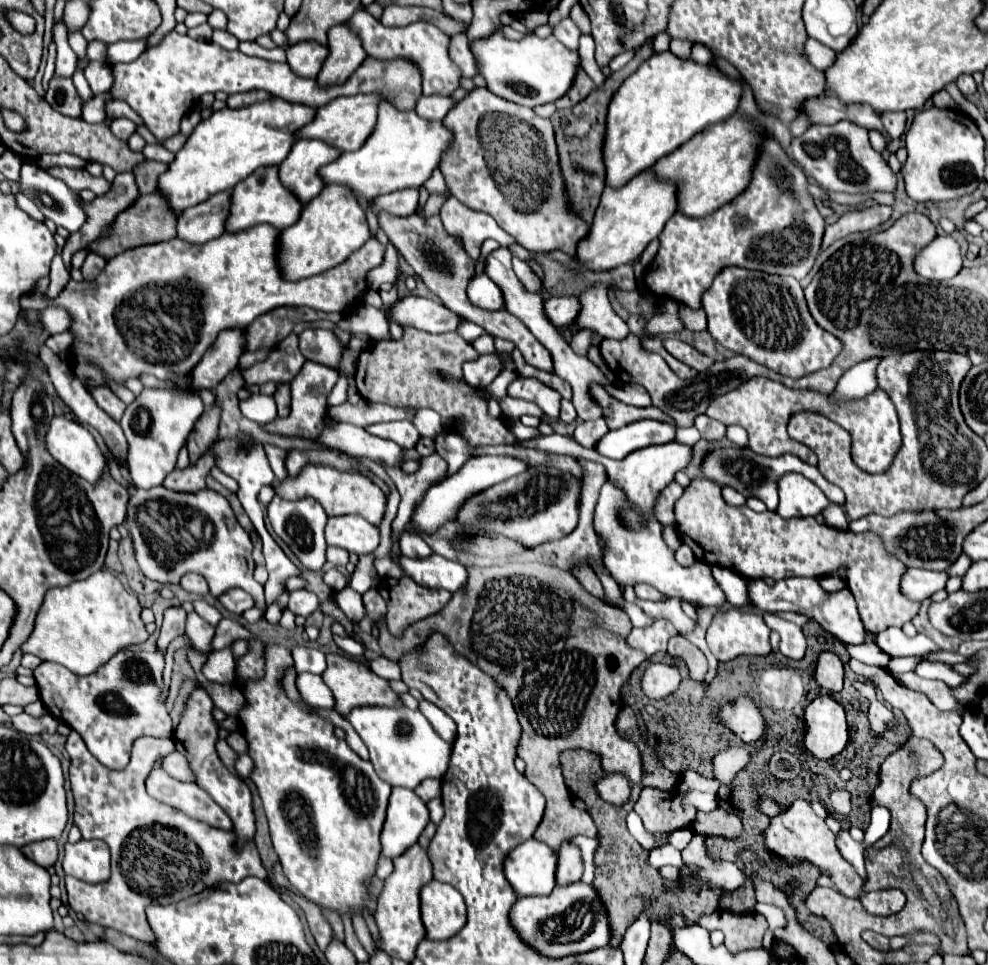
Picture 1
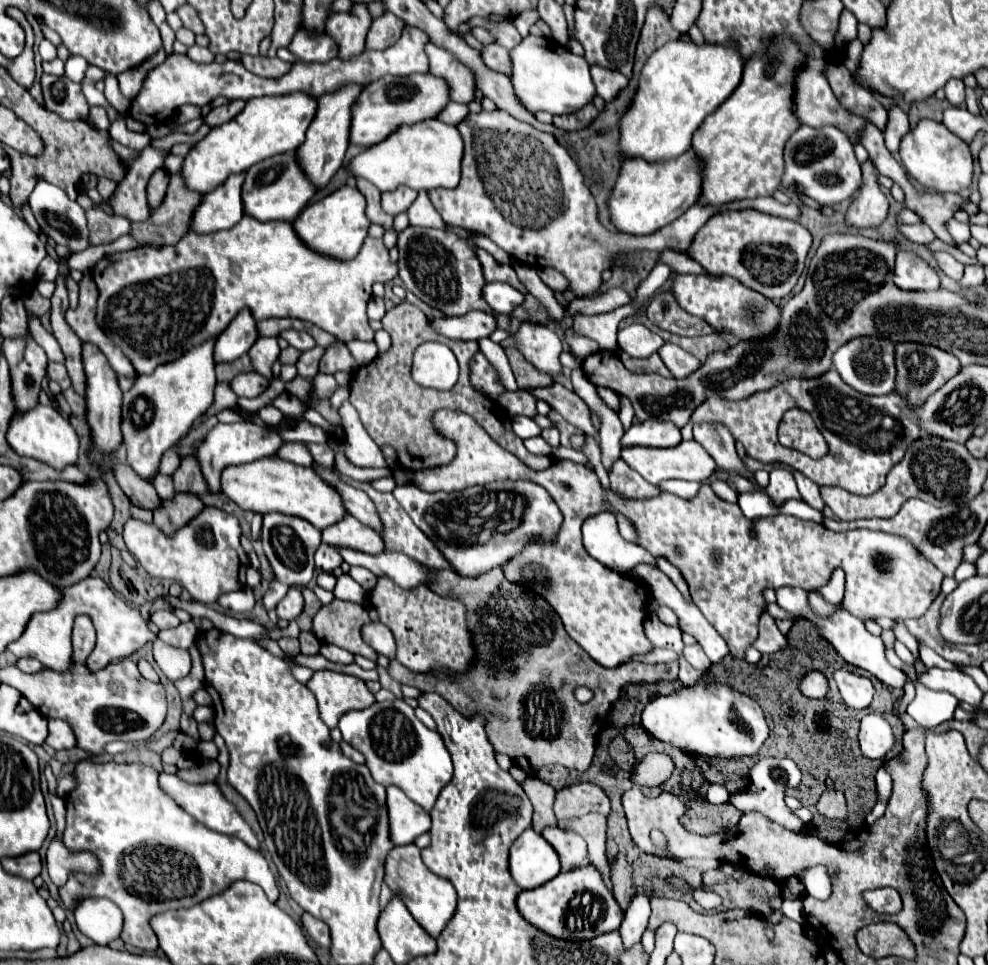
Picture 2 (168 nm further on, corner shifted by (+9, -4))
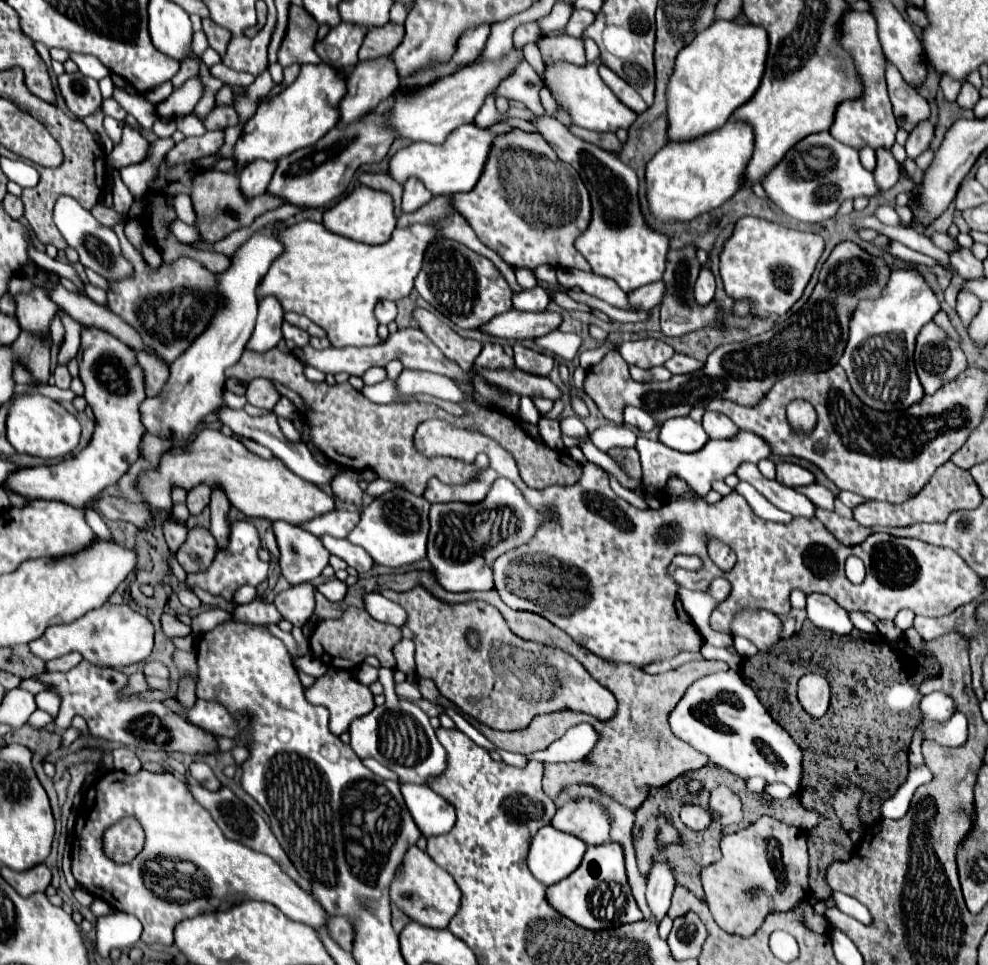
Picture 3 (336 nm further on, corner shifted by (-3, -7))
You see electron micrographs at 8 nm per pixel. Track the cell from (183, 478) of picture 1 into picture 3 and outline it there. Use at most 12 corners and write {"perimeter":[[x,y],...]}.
{"perimeter":[[204,527],[188,531],[176,551],[186,573],[212,563],[216,539]]}

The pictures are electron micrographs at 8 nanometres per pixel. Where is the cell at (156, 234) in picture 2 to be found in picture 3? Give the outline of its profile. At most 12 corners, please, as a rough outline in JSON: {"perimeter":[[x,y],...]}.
{"perimeter":[[198,173],[192,205],[202,241],[216,243],[282,205],[244,201],[232,173]]}

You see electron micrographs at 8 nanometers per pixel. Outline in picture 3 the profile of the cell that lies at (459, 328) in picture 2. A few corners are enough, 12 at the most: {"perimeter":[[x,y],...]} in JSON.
{"perimeter":[[510,309],[480,330],[501,339],[534,339],[554,331],[560,315]]}

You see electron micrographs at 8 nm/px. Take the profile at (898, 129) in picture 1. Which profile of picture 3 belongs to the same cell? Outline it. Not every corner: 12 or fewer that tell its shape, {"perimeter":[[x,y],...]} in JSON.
{"perimeter":[[920,121],[906,141],[908,157],[928,149],[934,125]]}

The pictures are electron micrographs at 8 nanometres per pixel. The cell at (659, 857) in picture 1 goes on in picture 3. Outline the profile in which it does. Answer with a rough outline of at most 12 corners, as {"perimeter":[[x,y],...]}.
{"perimeter":[[832,893],[836,907],[862,923],[870,921],[866,907],[860,901]]}

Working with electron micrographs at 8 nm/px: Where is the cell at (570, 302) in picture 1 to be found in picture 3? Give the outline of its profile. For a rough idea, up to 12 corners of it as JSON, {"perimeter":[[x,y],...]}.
{"perimeter":[[662,281],[628,293],[628,305],[650,311],[662,301]]}

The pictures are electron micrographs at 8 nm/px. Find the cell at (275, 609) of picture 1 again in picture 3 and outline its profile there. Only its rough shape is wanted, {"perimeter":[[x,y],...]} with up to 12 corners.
{"perimeter":[[284,521],[272,529],[290,585],[316,579],[330,557],[320,537]]}

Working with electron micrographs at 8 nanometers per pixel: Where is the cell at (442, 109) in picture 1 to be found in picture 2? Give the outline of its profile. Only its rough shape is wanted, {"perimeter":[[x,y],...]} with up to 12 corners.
{"perimeter":[[450,102],[438,116],[458,126],[466,118],[466,106]]}

